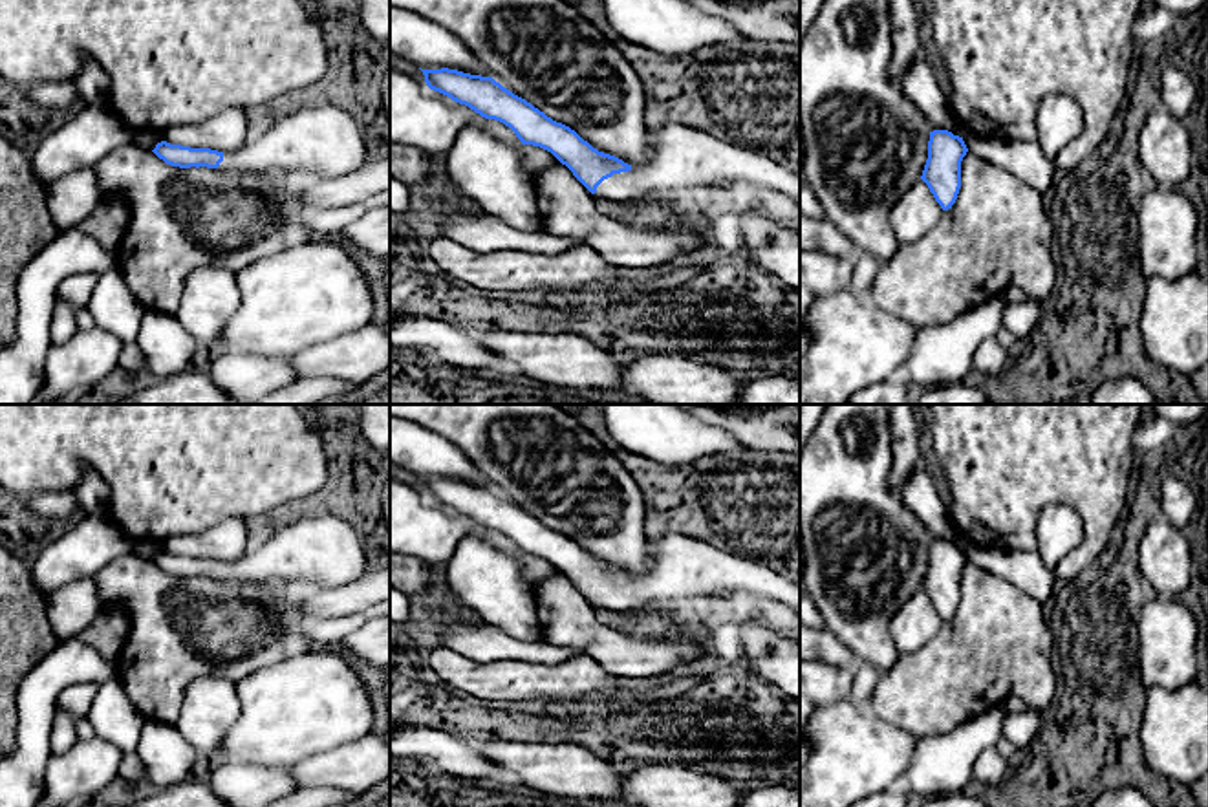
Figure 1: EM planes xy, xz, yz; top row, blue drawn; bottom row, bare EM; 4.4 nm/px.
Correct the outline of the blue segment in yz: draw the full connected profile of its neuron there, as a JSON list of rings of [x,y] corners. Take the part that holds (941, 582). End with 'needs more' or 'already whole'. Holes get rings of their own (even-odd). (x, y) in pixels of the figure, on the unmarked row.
[[[948,540],[930,542],[928,569],[921,589],[943,620],[952,619],[961,598],[961,571],[968,558],[963,547]]] | already whole

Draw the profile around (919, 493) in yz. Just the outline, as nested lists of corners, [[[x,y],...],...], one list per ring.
[[[919,467],[910,474],[901,489],[901,498],[937,540],[948,540],[959,547],[965,545],[924,467]]]

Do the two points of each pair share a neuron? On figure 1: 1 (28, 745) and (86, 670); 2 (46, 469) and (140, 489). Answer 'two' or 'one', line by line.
1: one
2: one

